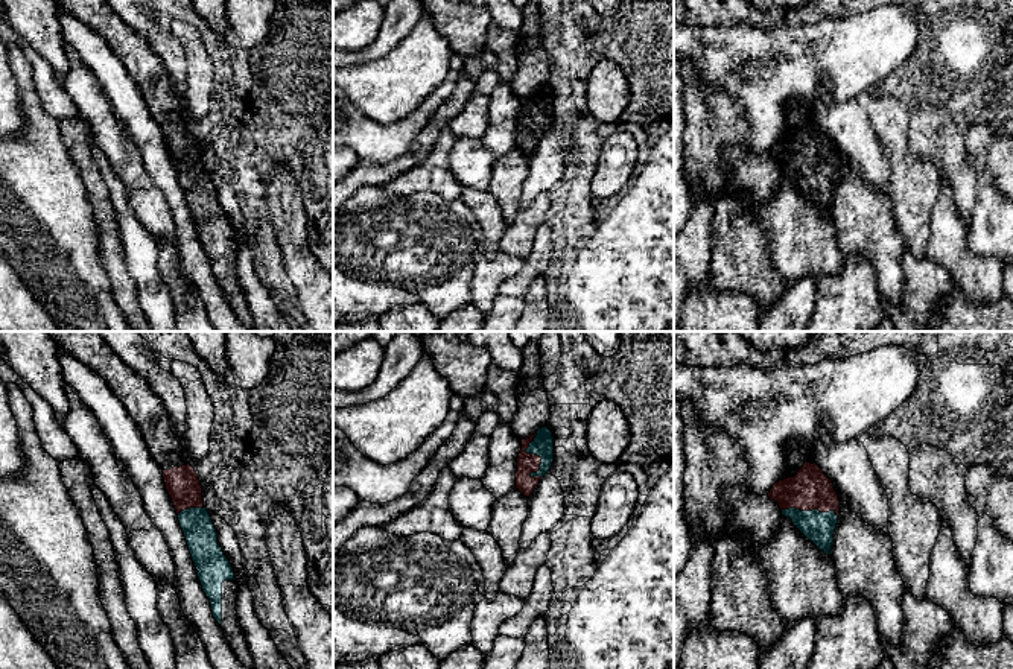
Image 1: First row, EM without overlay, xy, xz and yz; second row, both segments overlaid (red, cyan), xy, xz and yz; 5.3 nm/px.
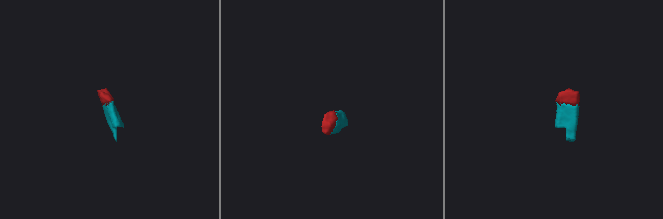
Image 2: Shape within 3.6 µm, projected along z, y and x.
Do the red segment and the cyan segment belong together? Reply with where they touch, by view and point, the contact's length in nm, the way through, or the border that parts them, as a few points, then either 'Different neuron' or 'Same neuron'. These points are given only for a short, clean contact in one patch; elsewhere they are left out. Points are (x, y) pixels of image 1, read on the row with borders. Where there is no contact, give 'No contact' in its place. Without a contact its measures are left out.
Touches red at xz (534, 455). Shared border 260 nm. Path across: xz (527, 462), (534, 455), (542, 446). Same neuron

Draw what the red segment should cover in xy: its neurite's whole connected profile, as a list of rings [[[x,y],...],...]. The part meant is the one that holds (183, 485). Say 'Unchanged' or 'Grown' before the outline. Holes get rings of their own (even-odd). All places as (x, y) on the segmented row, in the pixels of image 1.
Grown. [[[47,331],[59,348],[97,373],[123,403],[141,432],[151,456],[163,470],[166,490],[178,514],[199,582],[210,599],[213,617],[239,658],[254,669],[236,599],[240,585],[218,543],[218,532],[204,506],[202,485],[184,456],[184,447],[164,404],[148,382],[126,366],[97,331]]]

